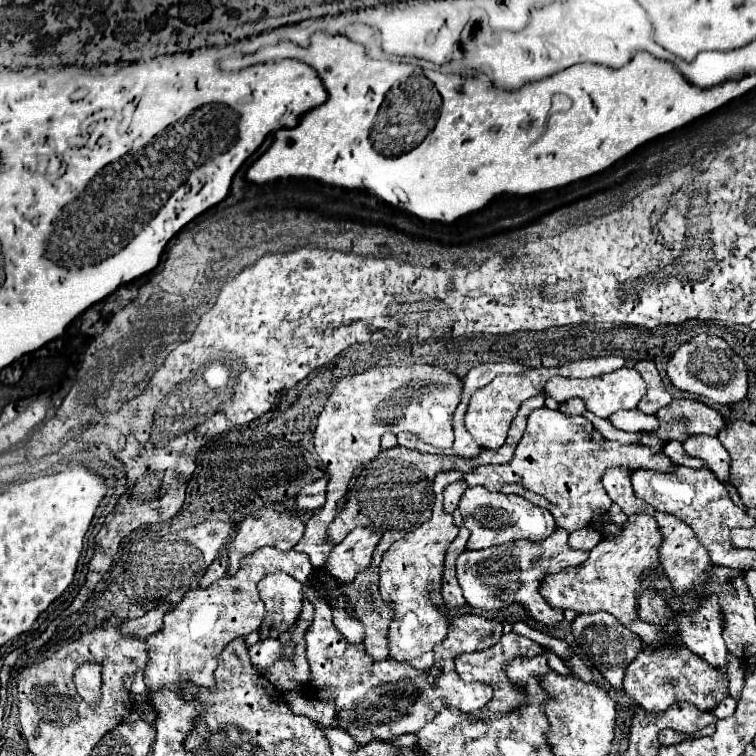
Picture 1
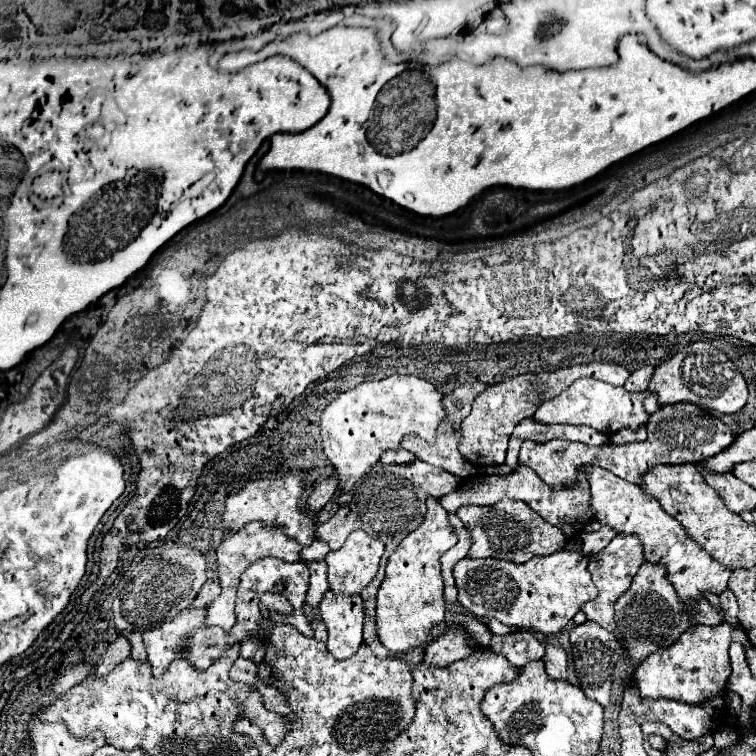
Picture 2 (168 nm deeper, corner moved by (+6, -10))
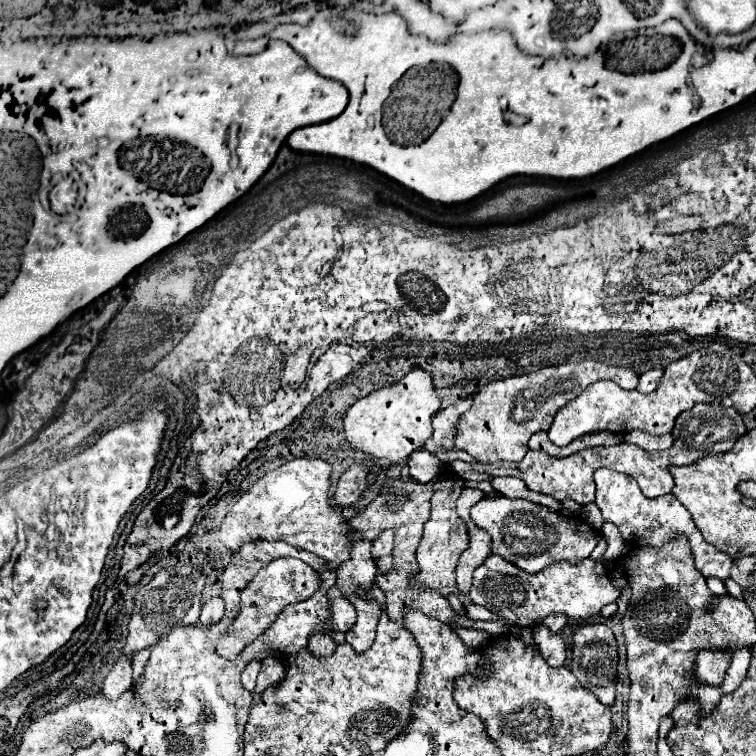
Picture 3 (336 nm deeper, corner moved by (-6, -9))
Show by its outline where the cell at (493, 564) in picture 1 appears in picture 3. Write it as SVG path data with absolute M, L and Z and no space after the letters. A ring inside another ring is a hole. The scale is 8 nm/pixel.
M490 555L476 571L470 597L476 605L490 609L502 619L518 627L534 627L552 613L562 613L568 619L590 619L600 609L618 599L618 589L612 585L604 563L594 559L582 559L580 563L560 561L552 563L540 573L526 573L516 565L508 563L500 555Z

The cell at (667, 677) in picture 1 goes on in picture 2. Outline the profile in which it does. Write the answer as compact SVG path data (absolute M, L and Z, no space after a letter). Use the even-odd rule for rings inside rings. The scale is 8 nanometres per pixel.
M726 622L720 626L690 628L678 638L676 644L648 656L648 660L644 660L642 666L634 672L634 682L642 698L672 698L686 704L700 704L712 696L722 694L732 672L728 656L728 648L732 642L738 642L744 648L748 648L750 644L742 628L734 628Z

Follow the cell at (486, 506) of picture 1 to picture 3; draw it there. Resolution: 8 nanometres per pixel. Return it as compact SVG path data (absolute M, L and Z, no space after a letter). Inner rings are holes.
M482 499L470 509L470 517L480 529L490 533L492 553L528 573L538 573L562 559L570 563L586 559L598 543L598 533L586 521L566 517L526 499Z

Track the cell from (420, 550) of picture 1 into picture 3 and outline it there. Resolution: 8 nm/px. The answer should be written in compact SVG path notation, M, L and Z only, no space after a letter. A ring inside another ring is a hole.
M448 469L440 473L438 481L440 483L434 485L434 495L432 495L432 513L424 525L424 535L416 549L416 563L418 563L420 571L410 577L410 587L432 589L432 591L438 591L440 595L448 597L448 595L456 593L454 567L456 567L460 553L468 547L468 529L456 513L456 499L460 497L464 483L460 481L460 477L452 475L452 471L448 471Z

